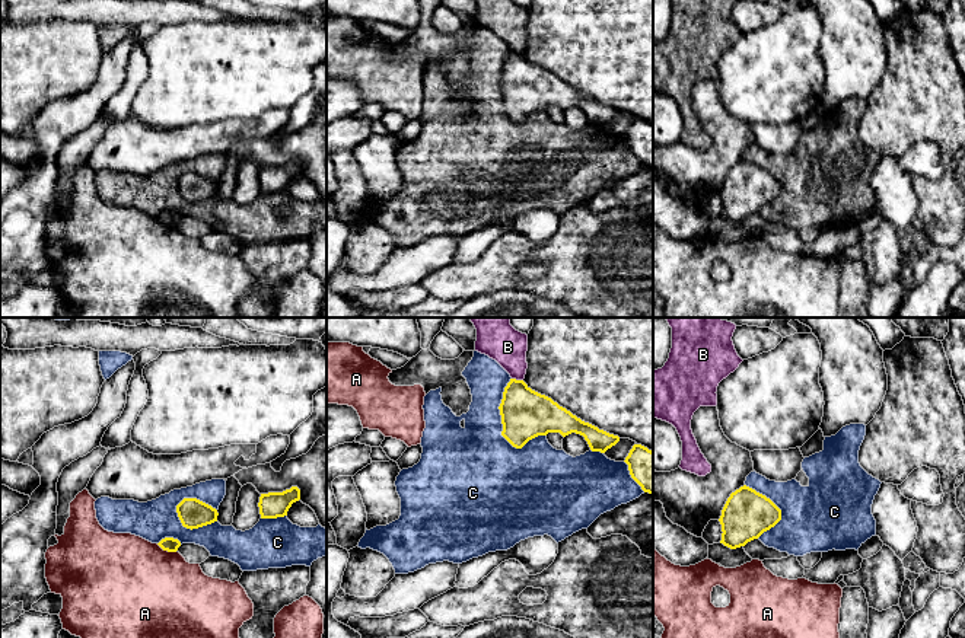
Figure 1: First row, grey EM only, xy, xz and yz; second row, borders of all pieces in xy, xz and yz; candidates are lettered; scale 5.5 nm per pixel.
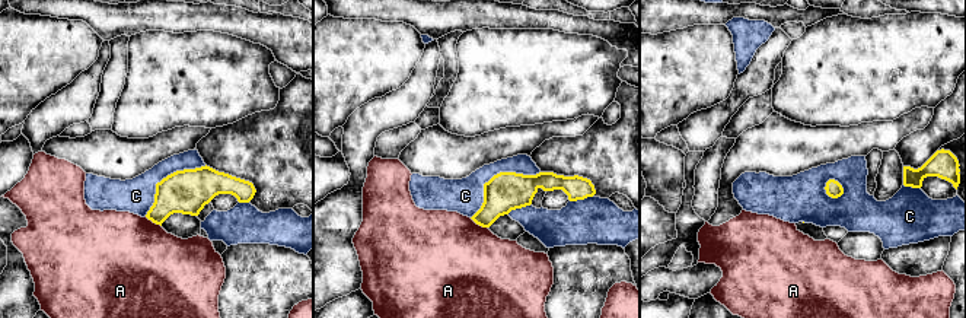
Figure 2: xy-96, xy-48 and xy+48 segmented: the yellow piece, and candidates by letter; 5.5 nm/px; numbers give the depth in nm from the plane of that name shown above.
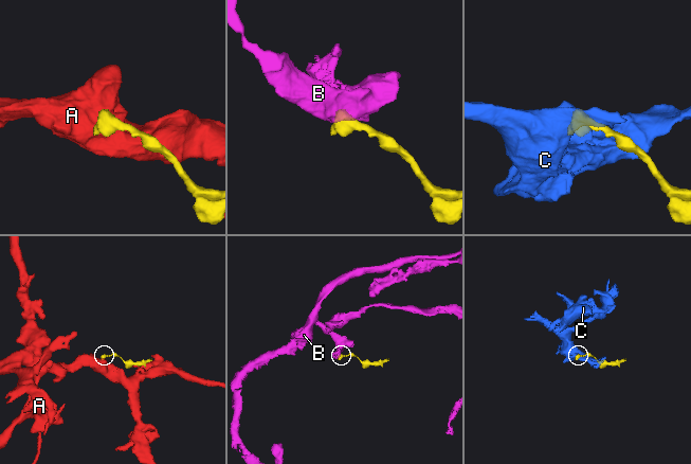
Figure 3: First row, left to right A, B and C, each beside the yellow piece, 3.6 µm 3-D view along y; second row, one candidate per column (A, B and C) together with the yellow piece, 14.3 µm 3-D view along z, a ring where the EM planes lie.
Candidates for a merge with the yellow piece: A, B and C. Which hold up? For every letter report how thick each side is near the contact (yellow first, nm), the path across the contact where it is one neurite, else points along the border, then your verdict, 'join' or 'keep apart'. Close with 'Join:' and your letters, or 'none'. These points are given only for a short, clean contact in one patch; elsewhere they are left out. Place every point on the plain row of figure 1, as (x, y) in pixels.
A: 80 nm thick on the yellow side, 480 nm on the other; keep apart
B: 280 nm thick on the yellow side, 200 nm on the other; border along xz (512, 51), (522, 54); keep apart
C: 280 nm thick on the yellow side, 320 nm on the other; keep apart
Join: none

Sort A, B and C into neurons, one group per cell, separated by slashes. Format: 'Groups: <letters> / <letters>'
Groups: A / B / C

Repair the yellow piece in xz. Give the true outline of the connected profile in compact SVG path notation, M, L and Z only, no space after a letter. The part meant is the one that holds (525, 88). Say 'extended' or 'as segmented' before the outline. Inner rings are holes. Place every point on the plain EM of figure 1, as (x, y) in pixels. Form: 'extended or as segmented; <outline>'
as segmented; M510 52L499 80L501 109L516 122L548 106L563 111L576 106L585 111L592 125L605 127L620 115L618 109L582 95L551 71L532 64L523 54Z

